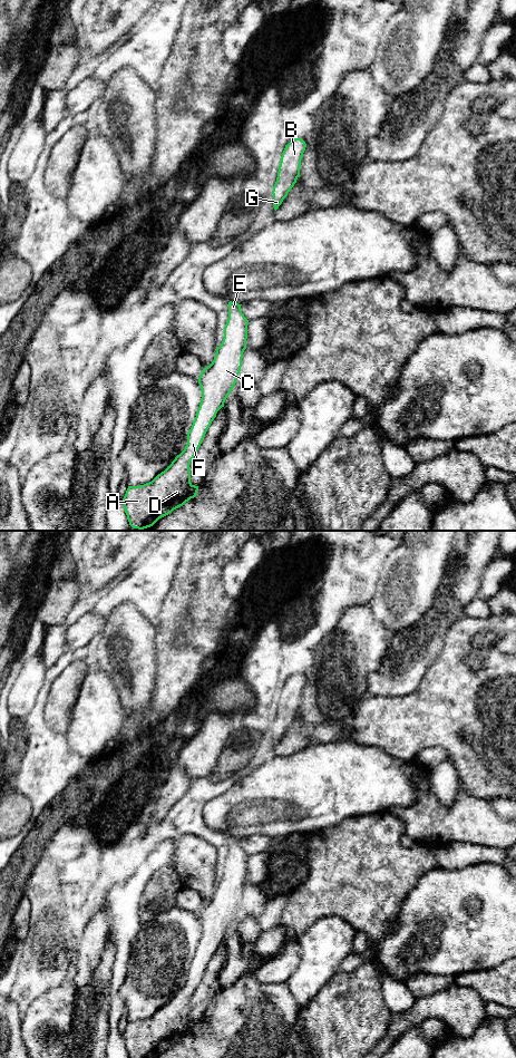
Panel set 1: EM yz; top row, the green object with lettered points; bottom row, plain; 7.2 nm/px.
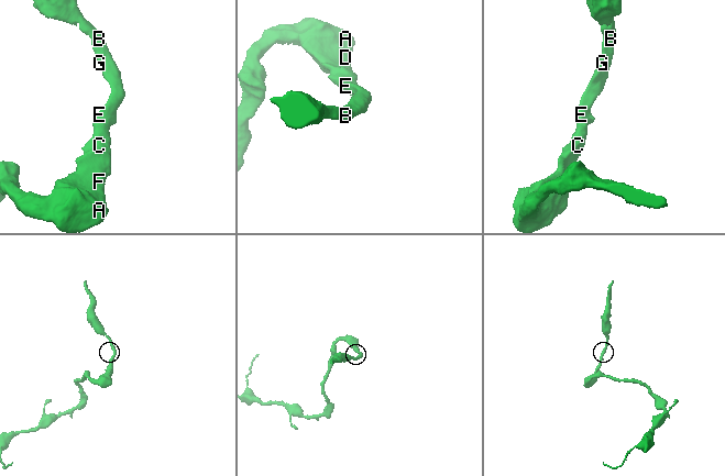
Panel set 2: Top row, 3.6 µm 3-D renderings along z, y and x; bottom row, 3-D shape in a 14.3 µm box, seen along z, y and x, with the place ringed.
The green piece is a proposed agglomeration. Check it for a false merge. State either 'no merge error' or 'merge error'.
no merge error

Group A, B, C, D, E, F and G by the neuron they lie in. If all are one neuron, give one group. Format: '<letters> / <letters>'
A B C D E F G

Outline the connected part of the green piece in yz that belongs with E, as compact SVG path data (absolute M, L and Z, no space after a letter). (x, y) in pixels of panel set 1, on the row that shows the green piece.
M232 301L228 302L228 319L224 327L223 341L216 348L212 363L205 367L198 377L202 398L196 417L187 433L187 444L184 450L152 482L139 486L128 486L126 491L123 498L124 509L129 525L134 528L144 530L153 526L159 518L183 506L197 494L198 486L191 483L191 462L197 453L217 411L224 407L227 396L236 384L242 367L243 352L246 349L249 320L242 313L241 305Z

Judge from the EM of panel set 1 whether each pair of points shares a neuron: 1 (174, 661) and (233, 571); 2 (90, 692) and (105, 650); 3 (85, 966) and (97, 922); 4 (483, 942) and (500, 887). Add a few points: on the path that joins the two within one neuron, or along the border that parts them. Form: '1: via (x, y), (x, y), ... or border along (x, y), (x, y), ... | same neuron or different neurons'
1: border along (229, 561), (222, 572), (222, 586), (234, 601) | different neurons
2: border along (96, 665), (110, 677), (116, 688) | different neurons
3: via (88, 954), (96, 933) | same neuron
4: via (483, 929), (483, 910), (487, 901) | same neuron

